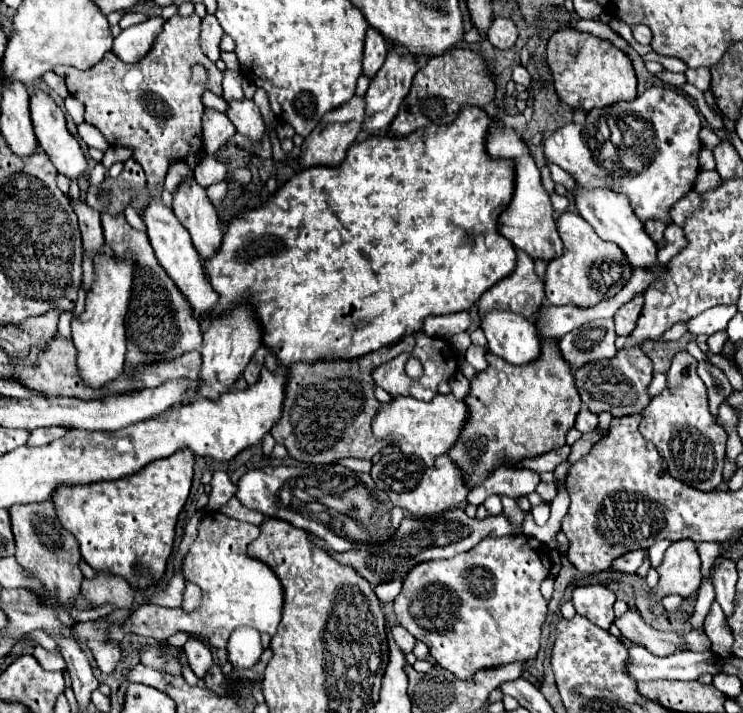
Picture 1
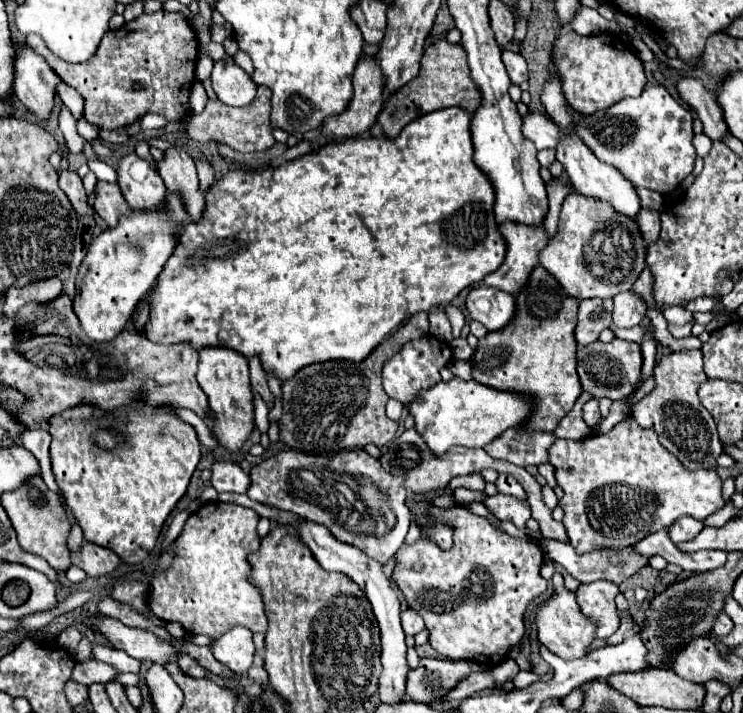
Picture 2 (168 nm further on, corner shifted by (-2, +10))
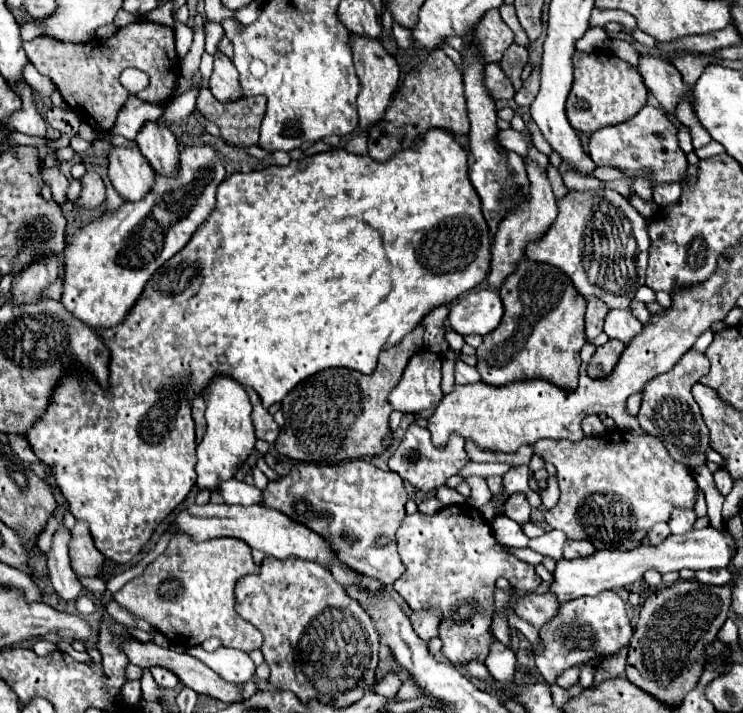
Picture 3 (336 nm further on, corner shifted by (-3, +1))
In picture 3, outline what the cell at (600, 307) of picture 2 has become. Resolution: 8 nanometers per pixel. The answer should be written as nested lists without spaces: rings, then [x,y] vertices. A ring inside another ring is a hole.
[[[588,298],[586,310],[586,336],[592,340],[602,332],[604,318],[608,314],[608,306],[600,298]]]

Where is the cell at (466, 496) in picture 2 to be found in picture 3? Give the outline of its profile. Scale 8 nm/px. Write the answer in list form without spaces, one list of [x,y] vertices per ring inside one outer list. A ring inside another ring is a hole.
[[[430,496],[418,504],[418,512],[422,512],[422,514],[436,514],[440,508],[442,508],[442,504],[434,496]]]

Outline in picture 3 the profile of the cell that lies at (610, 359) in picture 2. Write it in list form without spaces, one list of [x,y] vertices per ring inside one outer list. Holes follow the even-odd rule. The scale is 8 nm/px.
[[[608,340],[604,346],[596,348],[596,352],[588,364],[588,374],[592,378],[608,376],[614,370],[622,350],[624,350],[624,342],[620,342],[620,340]]]

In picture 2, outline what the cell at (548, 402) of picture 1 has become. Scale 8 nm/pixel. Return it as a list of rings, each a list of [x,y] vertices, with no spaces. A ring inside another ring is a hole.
[[[539,265],[529,277],[529,285],[517,295],[519,317],[511,329],[503,333],[487,333],[471,357],[473,379],[497,391],[519,393],[531,397],[531,415],[521,429],[553,433],[565,413],[583,393],[575,371],[577,341],[573,329],[577,325],[579,301],[569,297],[561,285]]]

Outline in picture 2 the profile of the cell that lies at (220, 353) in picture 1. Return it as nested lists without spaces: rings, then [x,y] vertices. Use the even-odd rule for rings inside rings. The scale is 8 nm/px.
[[[207,347],[199,349],[199,371],[197,381],[205,395],[209,397],[209,407],[215,413],[213,435],[231,451],[239,451],[239,447],[247,441],[253,429],[253,393],[249,383],[249,367],[247,357],[229,347]]]

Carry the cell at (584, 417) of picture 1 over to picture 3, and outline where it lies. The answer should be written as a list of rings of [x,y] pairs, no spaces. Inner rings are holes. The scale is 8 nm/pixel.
[[[588,416],[582,420],[582,430],[586,436],[602,436],[606,432],[606,426],[602,424],[602,420],[598,416]]]

